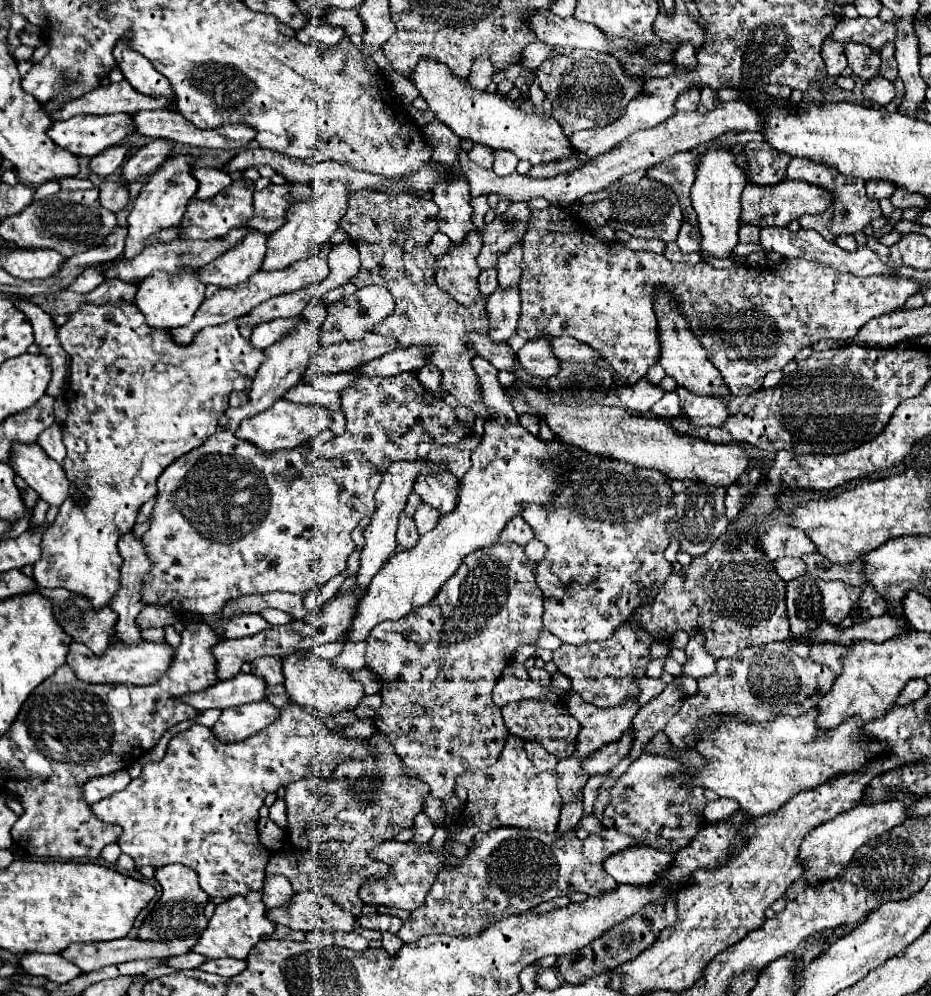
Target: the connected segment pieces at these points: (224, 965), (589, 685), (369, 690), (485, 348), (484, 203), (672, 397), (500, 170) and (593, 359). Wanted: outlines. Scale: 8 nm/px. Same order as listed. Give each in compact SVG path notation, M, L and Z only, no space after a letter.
M221 959L221 961L205 961L201 965L203 971L207 973L215 973L215 975L223 975L223 977L235 977L239 973L243 973L247 967L247 961L241 959Z
M625 621L617 633L607 641L597 641L593 645L563 645L553 651L553 663L557 669L571 679L571 689L577 691L585 701L599 707L615 707L629 699L637 699L641 689L637 677L645 675L651 661L653 635L641 627L637 621Z
M363 667L361 671L355 671L355 673L351 671L351 677L357 679L365 687L367 695L373 695L373 693L381 691L381 681L379 681L379 677L369 667Z
M485 337L485 341L477 341L477 355L493 363L499 371L511 371L517 365L517 353L511 349L511 345L509 343L493 345L489 337Z
M481 195L471 199L471 207L473 207L473 223L477 225L477 229L483 229L483 217L489 211L489 197Z
M665 393L665 397L653 405L651 413L653 413L655 417L659 417L659 419L667 419L667 417L677 417L677 415L681 415L679 397L677 397L675 393Z
M497 151L495 155L495 163L493 163L493 171L499 175L499 177L507 177L515 171L517 167L517 157L513 157L513 153L509 151Z
M557 337L557 339L549 339L553 345L553 353L557 353L557 357L561 361L571 361L571 363L597 363L601 361L601 355L591 349L589 345L585 345L583 341L571 339L571 337Z

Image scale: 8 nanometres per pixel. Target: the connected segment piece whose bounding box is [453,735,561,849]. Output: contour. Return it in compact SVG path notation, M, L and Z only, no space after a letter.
M509 735L497 765L485 771L465 771L463 775L457 777L457 785L463 785L467 789L467 801L459 817L459 827L453 833L453 839L457 843L471 849L473 839L479 831L489 831L495 829L497 825L513 825L543 833L557 831L557 817L561 811L557 773L537 771L537 767L527 759L523 745L525 741L521 741L521 737Z

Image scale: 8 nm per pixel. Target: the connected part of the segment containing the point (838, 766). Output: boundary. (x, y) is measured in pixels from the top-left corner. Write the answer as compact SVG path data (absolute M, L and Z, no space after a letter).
M817 709L807 711L803 717L777 715L773 721L765 721L765 723L739 721L737 715L711 715L709 725L701 729L701 737L695 743L695 751L705 759L705 763L701 769L695 769L695 773L691 773L691 781L697 787L715 791L719 797L735 799L739 807L745 809L747 817L761 817L771 811L777 811L797 791L817 787L835 775L857 771L871 757L885 751L883 745L879 745L877 741L865 739L865 735L861 733L863 727L861 721L847 721L845 725L833 731L821 733L815 725L815 717L817 717Z

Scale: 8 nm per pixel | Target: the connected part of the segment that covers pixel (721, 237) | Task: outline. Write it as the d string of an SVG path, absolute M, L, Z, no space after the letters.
M709 147L697 167L697 177L691 189L693 207L697 211L697 221L701 229L701 249L699 253L709 259L729 259L735 245L739 243L739 215L741 215L741 193L747 185L745 173L735 165L735 157L729 147Z

